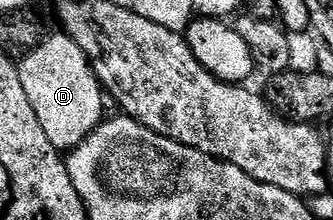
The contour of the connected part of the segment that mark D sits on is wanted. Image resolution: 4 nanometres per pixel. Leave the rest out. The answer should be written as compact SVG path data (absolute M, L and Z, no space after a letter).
M67 35L45 39L19 61L18 77L25 91L34 124L56 148L71 150L79 146L96 129L105 115L100 101L102 89L94 82L92 67L84 52Z

